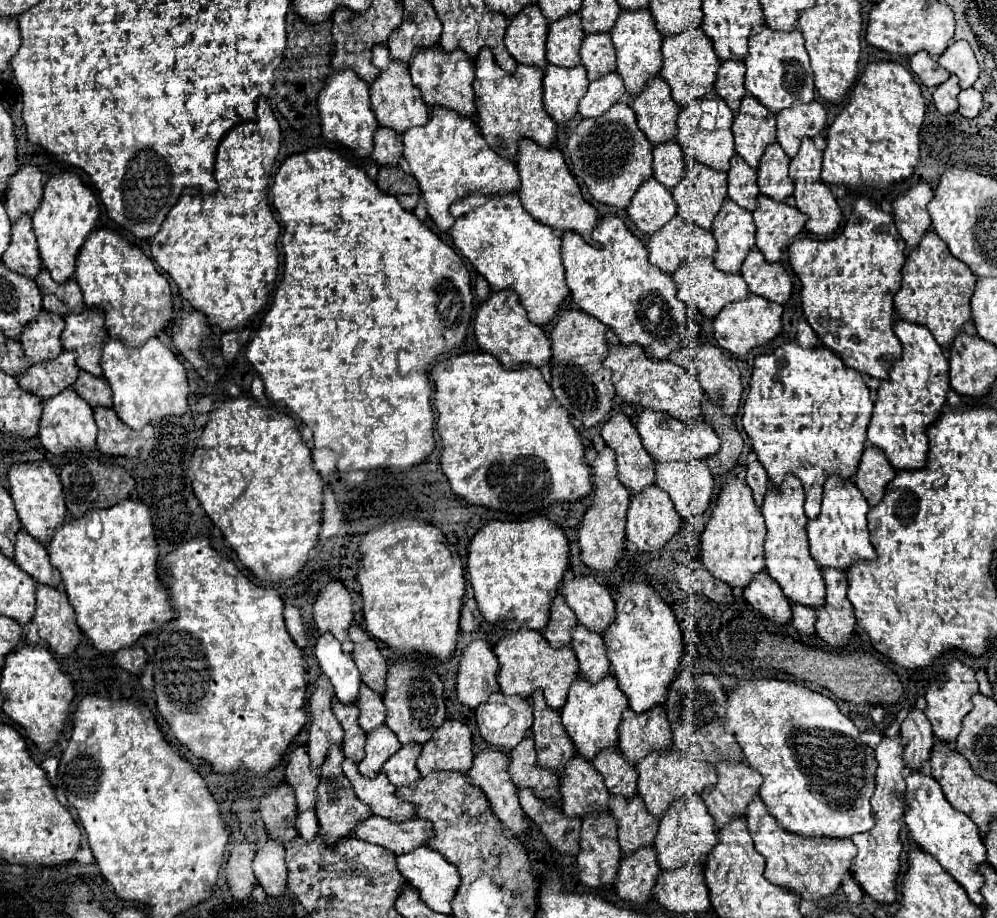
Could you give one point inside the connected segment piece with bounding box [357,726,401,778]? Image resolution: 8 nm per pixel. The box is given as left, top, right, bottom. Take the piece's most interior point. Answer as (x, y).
(382, 743)

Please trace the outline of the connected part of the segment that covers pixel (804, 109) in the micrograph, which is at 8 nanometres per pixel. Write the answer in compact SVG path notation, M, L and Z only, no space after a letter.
M819 102L793 104L777 114L777 142L789 158L795 158L803 138L817 138L827 126L825 108Z

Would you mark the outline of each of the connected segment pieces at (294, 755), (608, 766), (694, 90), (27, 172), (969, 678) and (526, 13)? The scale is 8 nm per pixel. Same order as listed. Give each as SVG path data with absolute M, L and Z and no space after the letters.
M303 746L291 752L289 764L285 768L285 780L295 790L297 812L315 810L315 800L317 800L315 788L319 784L319 776L311 770L311 762Z
M607 748L593 760L597 772L603 774L607 790L615 796L633 798L637 796L637 770L627 764L619 748Z
M701 28L695 30L685 30L677 36L669 36L663 40L663 58L665 64L659 72L659 76L669 84L671 96L679 106L691 104L691 100L707 96L707 92L713 92L715 80L717 80L717 68L719 68L719 58L713 52L711 40L705 36Z
M23 166L9 178L9 186L5 192L5 208L9 220L15 224L19 216L33 214L39 208L39 200L43 198L45 176L35 166Z
M949 660L949 664L945 666L945 672L929 686L925 700L927 700L927 710L925 716L929 718L929 722L933 724L933 734L937 740L941 742L955 742L959 732L961 732L961 722L963 718L971 712L973 704L971 704L971 696L977 692L977 680L975 680L975 672L961 664L959 660Z
M535 4L523 8L517 16L509 20L505 46L517 64L545 70L547 66L545 42L549 32L547 24L549 24L547 18L541 14L541 10Z

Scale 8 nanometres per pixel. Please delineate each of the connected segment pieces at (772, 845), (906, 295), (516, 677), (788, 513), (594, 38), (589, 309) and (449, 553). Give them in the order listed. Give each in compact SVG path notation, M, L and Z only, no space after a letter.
M757 796L757 800L747 810L747 830L753 838L755 850L765 856L765 876L769 882L783 886L785 890L795 892L801 896L801 900L819 902L821 898L827 898L835 894L845 874L851 870L851 862L857 856L857 848L851 840L831 840L831 838L801 838L797 834L785 832L777 820L771 818L767 812L767 806Z
M927 232L921 244L907 256L903 266L903 284L895 294L895 310L901 320L929 328L941 348L951 348L955 336L971 320L969 300L975 292L975 284L977 276L973 276L961 260L951 256L947 244L935 232Z
M519 628L509 638L501 638L493 652L499 660L497 682L501 686L501 692L505 696L521 696L529 700L537 690L541 690L551 710L563 708L571 684L579 678L579 664L575 652L571 648L551 648L539 632L529 628Z
M791 474L785 478L779 490L771 488L767 492L765 502L761 506L761 514L767 526L765 562L767 562L767 574L781 586L785 598L791 604L801 604L817 610L825 604L825 582L819 566L809 554L809 542L805 530L809 518L805 516L803 504L805 504L805 490L801 488L799 478Z
M587 34L581 46L581 64L587 70L589 80L599 80L607 72L617 70L615 48L611 34Z
M617 216L601 218L595 228L595 242L599 246L587 244L573 232L563 234L561 254L573 302L579 310L609 326L621 344L639 344L647 358L667 360L673 350L683 348L689 332L685 304L677 298L673 278L647 260L647 248Z
M397 518L381 524L369 534L363 534L359 552L361 560L357 580L361 584L367 632L373 638L381 640L387 648L395 650L399 656L423 654L429 658L437 658L439 662L447 662L457 650L459 614L465 596L465 574L459 556L453 554L453 548L443 532L431 524L425 524L423 520Z

